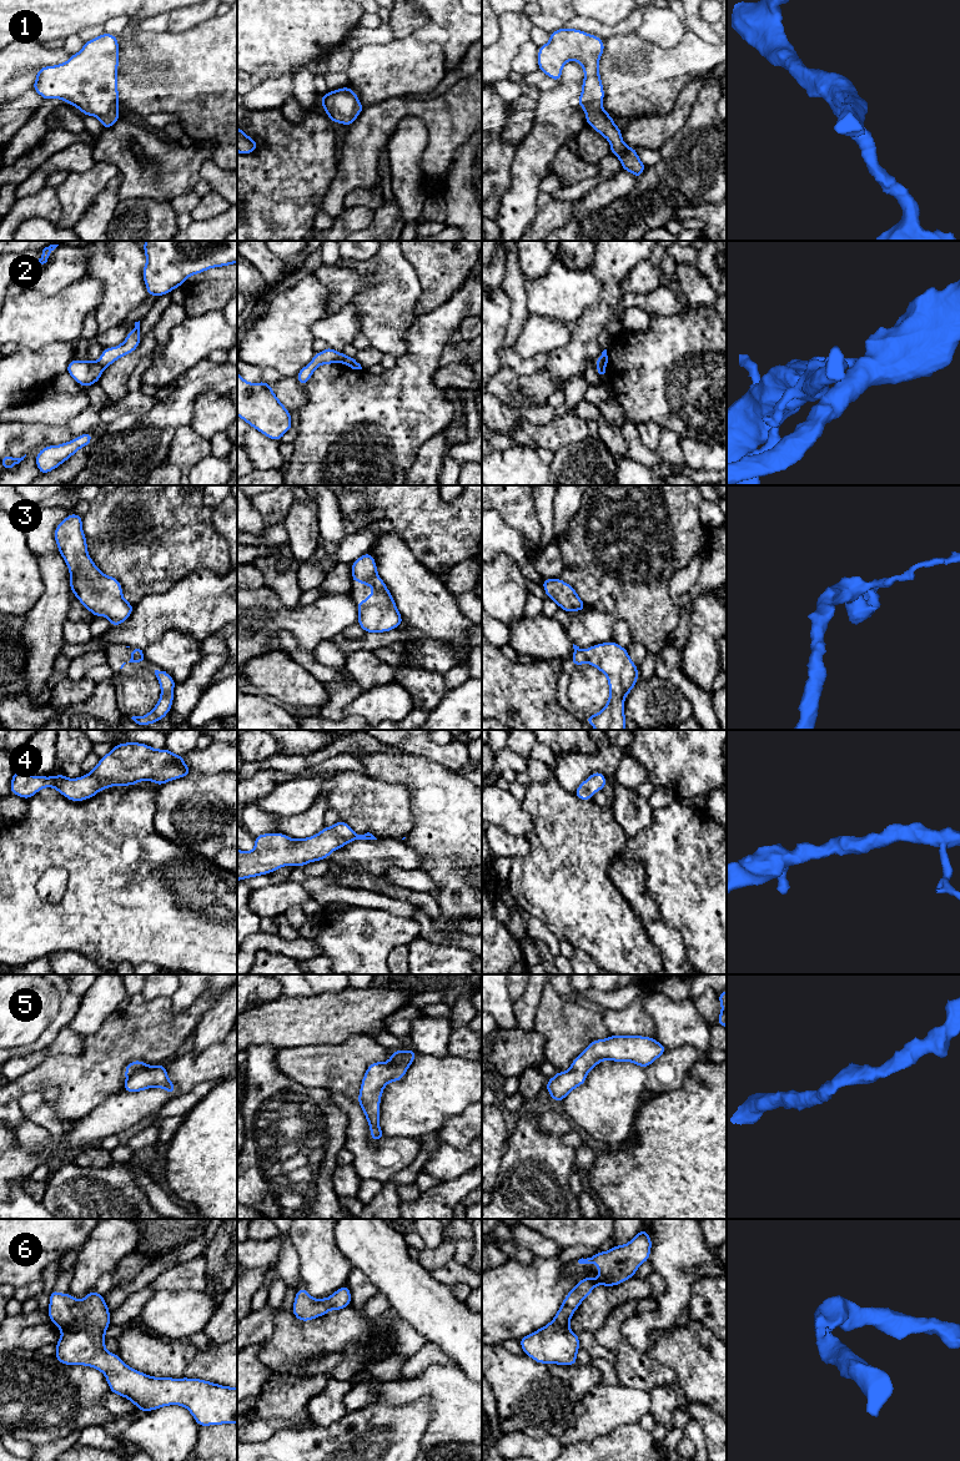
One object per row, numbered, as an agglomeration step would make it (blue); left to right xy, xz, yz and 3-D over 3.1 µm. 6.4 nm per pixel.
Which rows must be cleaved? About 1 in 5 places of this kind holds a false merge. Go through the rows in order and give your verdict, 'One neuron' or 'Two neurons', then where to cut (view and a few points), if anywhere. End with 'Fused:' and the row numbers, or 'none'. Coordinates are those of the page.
1: One neuron. No split
2: Two neurons. Split along yz (597, 363), (604, 367)
3: One neuron. No split
4: One neuron. No split
5: One neuron. No split
6: One neuron. No split
Fused: 2

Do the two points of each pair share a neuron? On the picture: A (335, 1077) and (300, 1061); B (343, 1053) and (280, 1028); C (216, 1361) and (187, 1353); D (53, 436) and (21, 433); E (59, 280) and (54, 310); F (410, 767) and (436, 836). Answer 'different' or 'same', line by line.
A: same
B: different
C: different
D: same
E: different
F: same

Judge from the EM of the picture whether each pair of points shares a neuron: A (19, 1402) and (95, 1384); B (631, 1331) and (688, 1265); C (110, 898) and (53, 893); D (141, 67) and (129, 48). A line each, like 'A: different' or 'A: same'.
A: same
B: same
C: different
D: same

